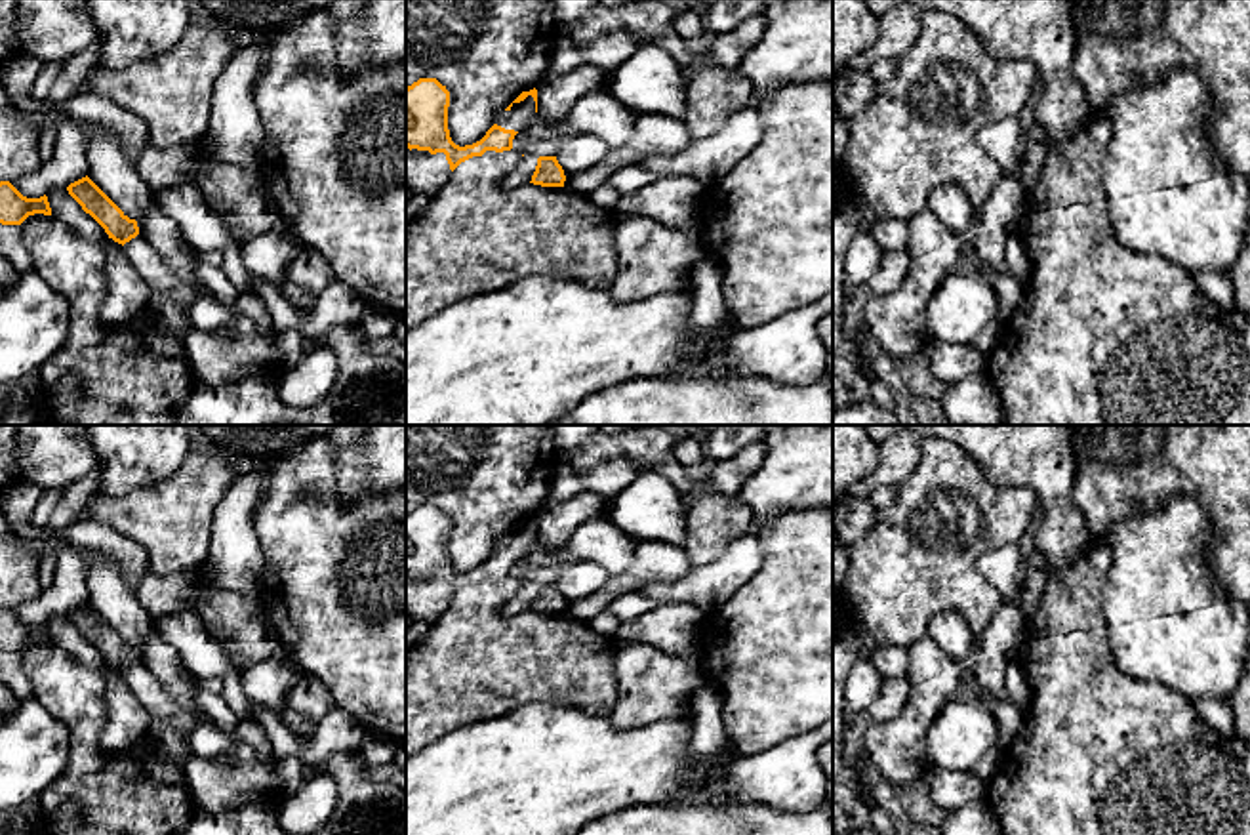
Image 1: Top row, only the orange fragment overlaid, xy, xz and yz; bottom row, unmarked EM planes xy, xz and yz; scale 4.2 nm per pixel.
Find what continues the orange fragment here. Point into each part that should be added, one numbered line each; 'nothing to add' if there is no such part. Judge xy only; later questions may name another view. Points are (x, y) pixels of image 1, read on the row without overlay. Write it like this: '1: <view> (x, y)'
nothing to add

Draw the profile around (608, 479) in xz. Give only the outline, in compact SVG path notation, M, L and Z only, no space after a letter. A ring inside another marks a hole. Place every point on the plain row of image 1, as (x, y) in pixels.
M558 459L551 479L549 498L570 499L577 494L591 492L612 503L642 473L642 467L633 459L610 459L589 471L577 471L568 461Z

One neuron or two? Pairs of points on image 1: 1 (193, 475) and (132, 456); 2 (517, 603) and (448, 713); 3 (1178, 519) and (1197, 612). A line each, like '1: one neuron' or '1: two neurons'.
1: two neurons
2: two neurons
3: one neuron

